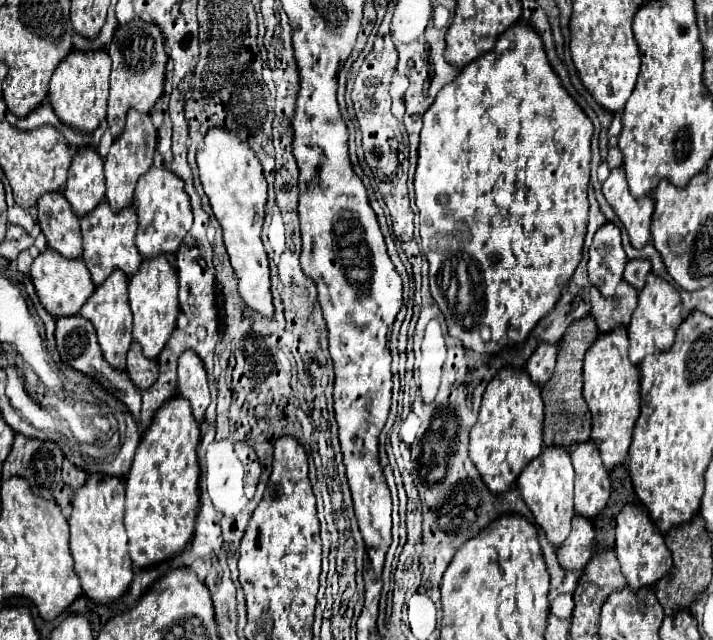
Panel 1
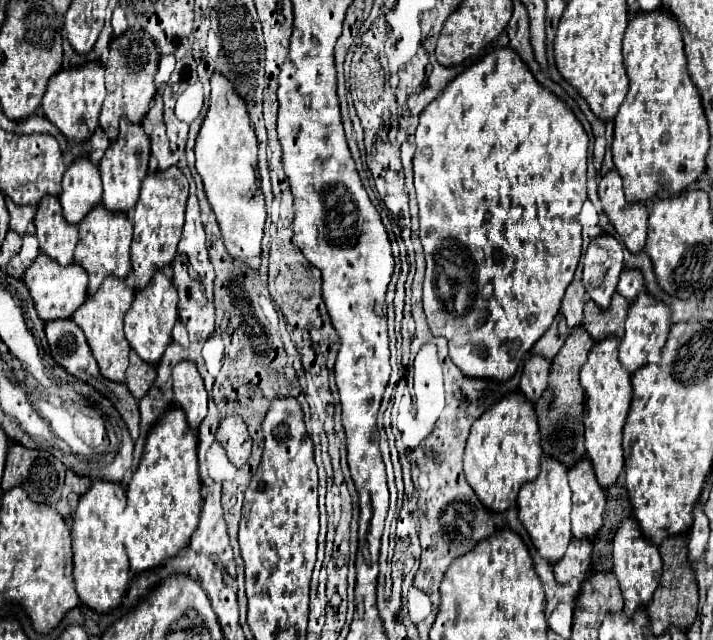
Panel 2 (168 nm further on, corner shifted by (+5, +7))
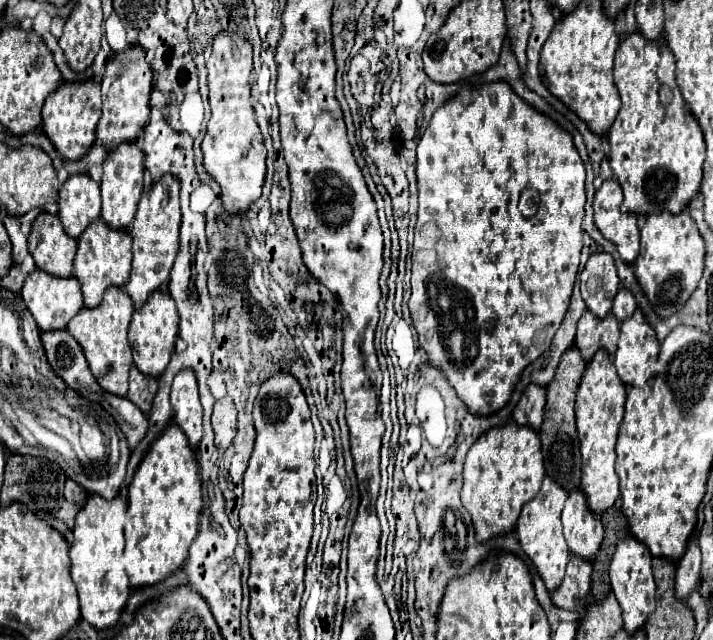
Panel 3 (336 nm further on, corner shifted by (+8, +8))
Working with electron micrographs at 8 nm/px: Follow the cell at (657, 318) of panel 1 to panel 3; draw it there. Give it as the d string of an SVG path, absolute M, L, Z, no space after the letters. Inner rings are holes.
M636 309L630 319L622 321L620 331L618 349L614 353L618 377L630 387L644 387L656 371L654 367L660 349L656 333L640 309Z

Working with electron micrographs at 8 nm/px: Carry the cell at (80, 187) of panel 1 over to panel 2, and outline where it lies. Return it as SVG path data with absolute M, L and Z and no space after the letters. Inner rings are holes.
M81 156L63 174L63 192L59 194L63 216L77 224L83 216L101 202L101 176L97 166Z

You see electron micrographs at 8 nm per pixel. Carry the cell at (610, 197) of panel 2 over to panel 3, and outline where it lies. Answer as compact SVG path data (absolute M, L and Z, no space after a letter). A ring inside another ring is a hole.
M608 179L596 191L592 209L596 229L616 245L624 263L632 263L640 249L640 229L638 219L632 213L620 211L622 189L616 179Z

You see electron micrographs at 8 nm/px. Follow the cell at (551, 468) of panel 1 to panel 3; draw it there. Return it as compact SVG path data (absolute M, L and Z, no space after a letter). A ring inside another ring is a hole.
M544 479L540 493L524 505L522 515L518 519L518 527L516 527L516 535L520 541L522 551L530 557L530 561L534 563L538 575L542 577L546 589L552 593L556 587L560 587L562 579L564 579L564 571L566 571L566 563L570 557L566 539L562 535L562 523L560 523L560 515L562 515L562 507L564 501L568 499L568 493L554 483L552 479Z

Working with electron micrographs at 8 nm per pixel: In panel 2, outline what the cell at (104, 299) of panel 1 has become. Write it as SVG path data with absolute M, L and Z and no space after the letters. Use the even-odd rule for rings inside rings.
M107 276L105 282L99 286L99 290L91 296L85 298L85 304L79 306L73 314L73 322L85 332L87 342L91 346L91 352L99 364L99 370L103 376L115 382L125 380L125 370L127 370L127 354L129 354L129 342L123 334L123 316L129 310L133 300L133 290L127 286L123 278L117 276Z

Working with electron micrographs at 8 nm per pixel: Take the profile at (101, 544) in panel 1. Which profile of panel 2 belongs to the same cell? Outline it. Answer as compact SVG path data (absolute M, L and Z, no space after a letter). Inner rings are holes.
M99 478L93 480L89 490L79 498L79 506L73 514L71 536L73 536L73 578L81 602L97 612L107 612L117 608L131 580L129 554L125 550L123 486L111 480L99 480Z

